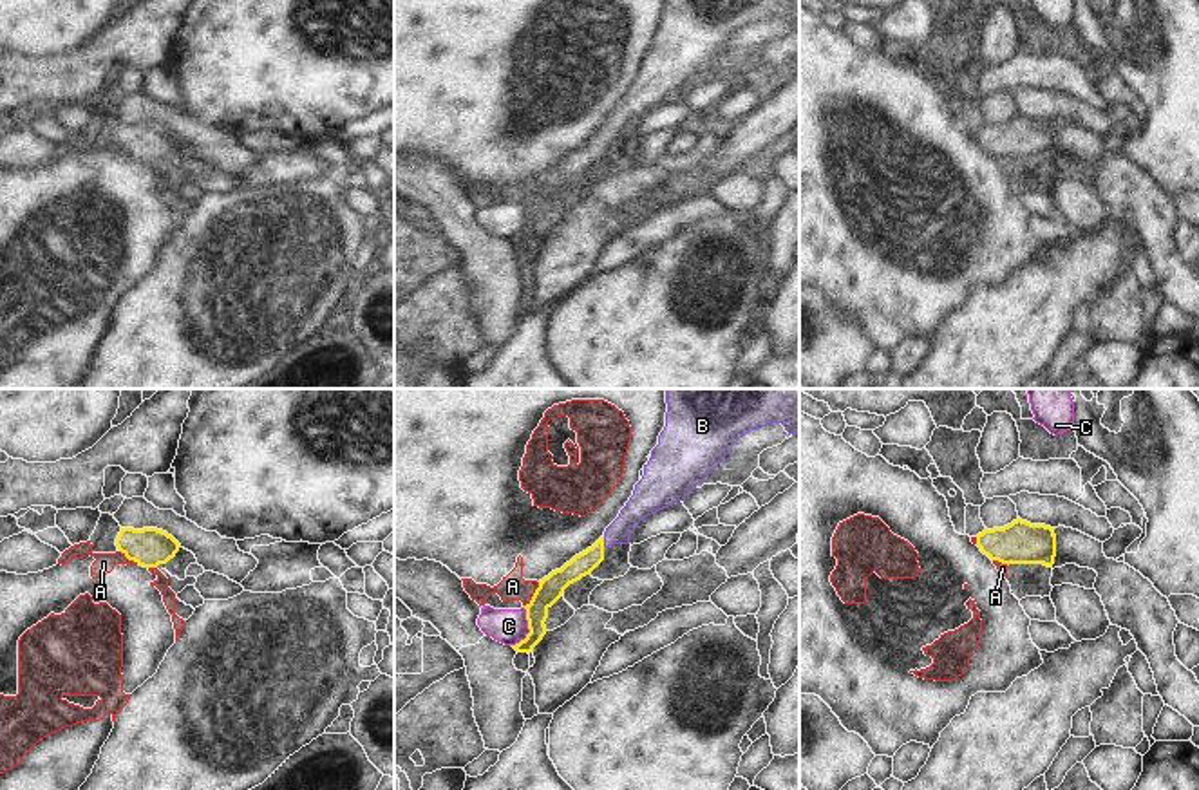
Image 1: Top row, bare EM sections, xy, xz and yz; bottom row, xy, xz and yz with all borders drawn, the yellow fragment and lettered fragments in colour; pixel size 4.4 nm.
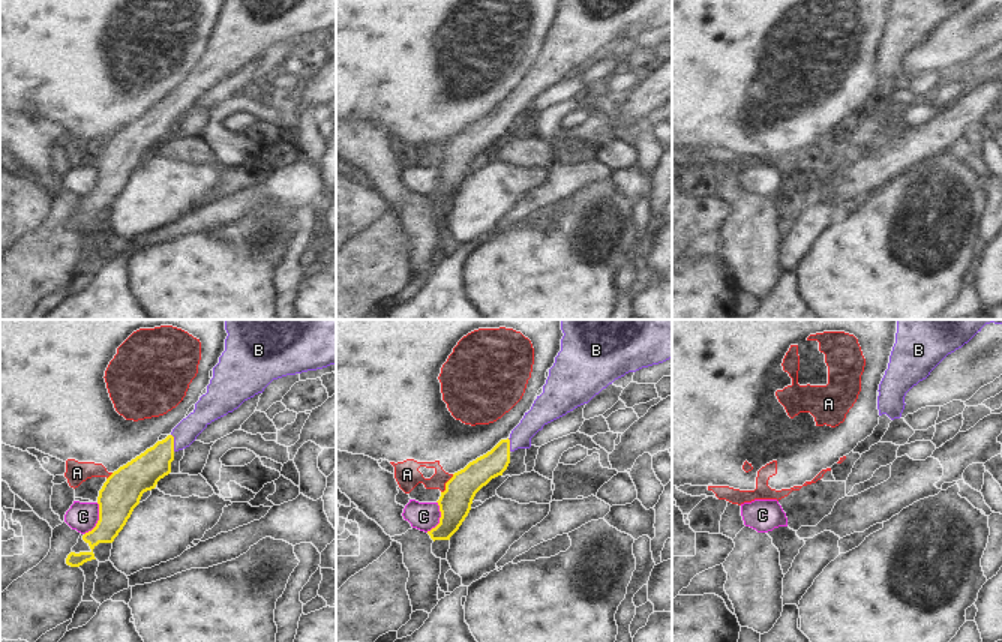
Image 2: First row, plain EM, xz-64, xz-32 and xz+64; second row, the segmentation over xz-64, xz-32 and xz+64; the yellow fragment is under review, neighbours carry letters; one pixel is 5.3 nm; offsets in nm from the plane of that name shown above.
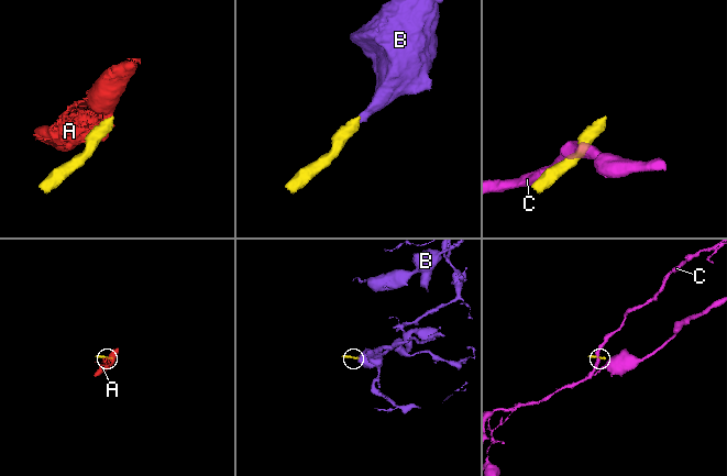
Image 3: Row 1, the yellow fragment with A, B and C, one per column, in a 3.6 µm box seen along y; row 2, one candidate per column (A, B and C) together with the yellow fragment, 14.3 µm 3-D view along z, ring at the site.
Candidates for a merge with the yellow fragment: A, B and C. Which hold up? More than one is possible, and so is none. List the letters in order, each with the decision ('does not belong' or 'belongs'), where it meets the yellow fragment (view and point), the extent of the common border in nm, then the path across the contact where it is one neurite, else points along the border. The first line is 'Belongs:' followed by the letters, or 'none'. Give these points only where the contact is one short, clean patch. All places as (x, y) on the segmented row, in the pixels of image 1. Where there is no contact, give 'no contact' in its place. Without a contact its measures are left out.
Belongs: B
A: does not belong; meets yellow in xz at (534, 595); contact 130 nm long; border along xz (539, 583), (534, 595), (523, 606)
B: belongs; meets yellow in xz at (603, 543); contact 50 nm long
C: does not belong; meets yellow in xz at (528, 628); contact 190 nm long; border along xz (523, 606), (528, 633), (512, 646)

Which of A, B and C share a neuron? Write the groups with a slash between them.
A / B / C

